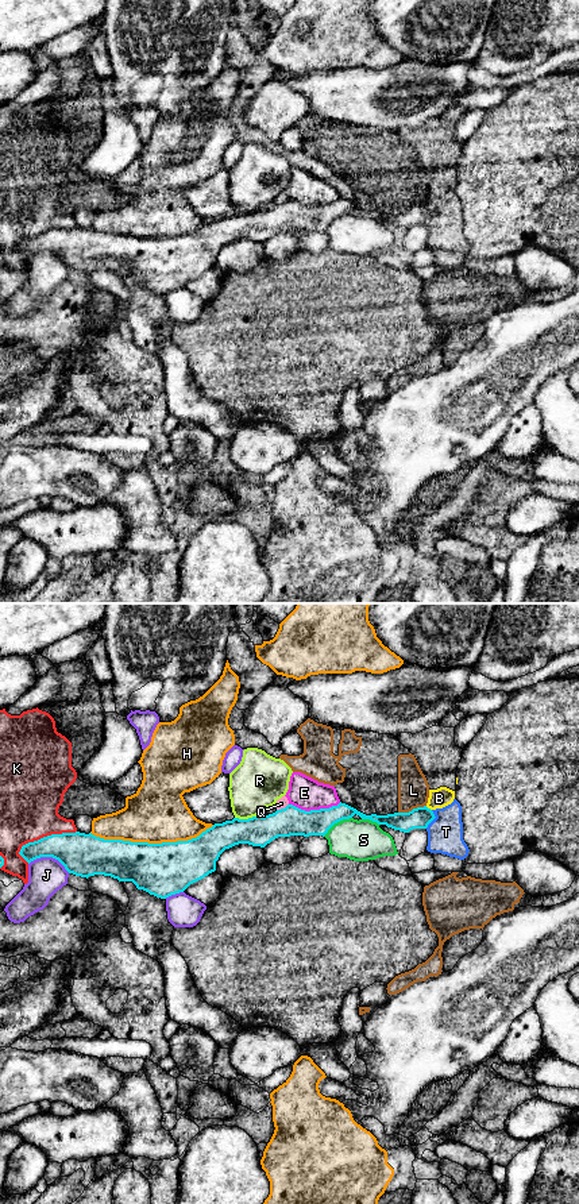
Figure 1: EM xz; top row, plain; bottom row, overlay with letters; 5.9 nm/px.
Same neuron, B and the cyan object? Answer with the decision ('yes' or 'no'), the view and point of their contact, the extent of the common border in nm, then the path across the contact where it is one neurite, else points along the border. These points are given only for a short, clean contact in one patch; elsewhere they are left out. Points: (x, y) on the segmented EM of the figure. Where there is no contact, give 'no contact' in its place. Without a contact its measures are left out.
no | xz (427, 807) | 50 nm | along xz (425, 806), (431, 810)

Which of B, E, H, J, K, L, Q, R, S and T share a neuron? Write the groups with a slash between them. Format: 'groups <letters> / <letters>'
groups B T / E / H / J / K / L / Q / R / S

